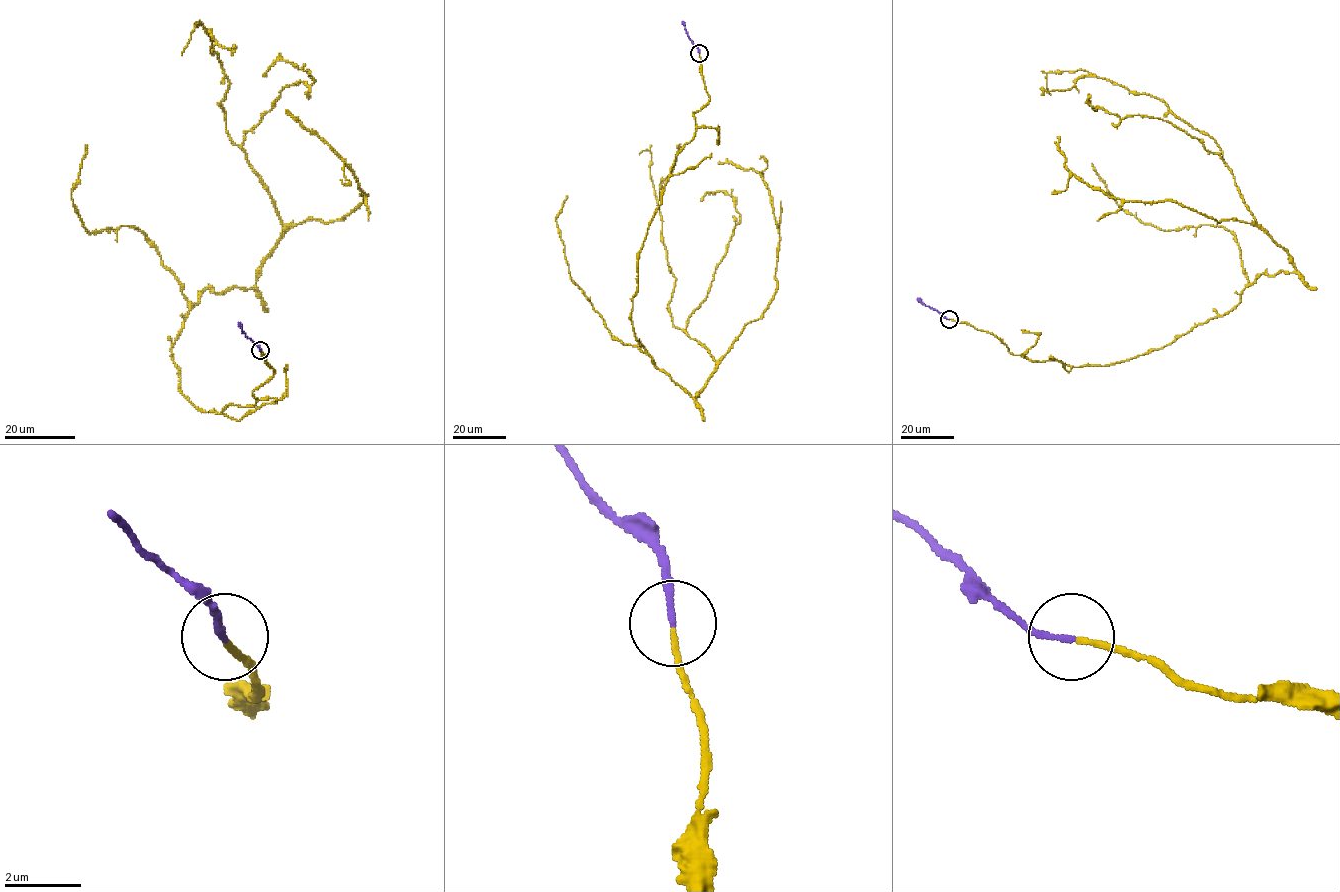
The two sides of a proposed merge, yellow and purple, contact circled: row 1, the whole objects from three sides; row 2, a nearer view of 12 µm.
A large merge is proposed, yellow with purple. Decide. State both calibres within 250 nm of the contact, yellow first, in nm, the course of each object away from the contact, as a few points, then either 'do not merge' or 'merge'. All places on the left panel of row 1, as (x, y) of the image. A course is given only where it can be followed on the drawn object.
120 nm thick on the yellow side, 150 nm on the other; yellow runs (261, 350), (253, 405), (181, 392), (184, 316), (253, 288), (283, 231), (200, 21), (181, 55); purple runs (261, 350), (238, 323); merge

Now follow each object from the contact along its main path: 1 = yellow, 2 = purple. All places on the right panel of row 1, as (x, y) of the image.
1: (949, 319), (1033, 361), (1106, 365), (1295, 271), (1221, 148), (1164, 102), (1082, 69), (1048, 72), (1051, 95)
2: (949, 319), (917, 298)

